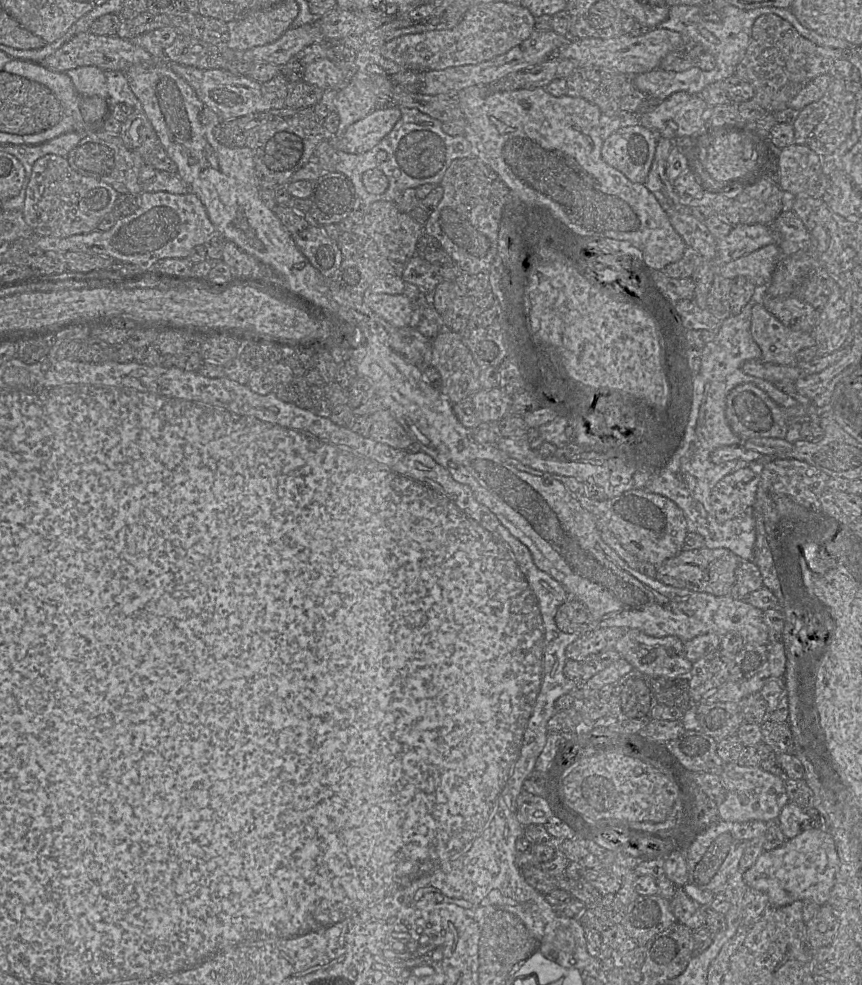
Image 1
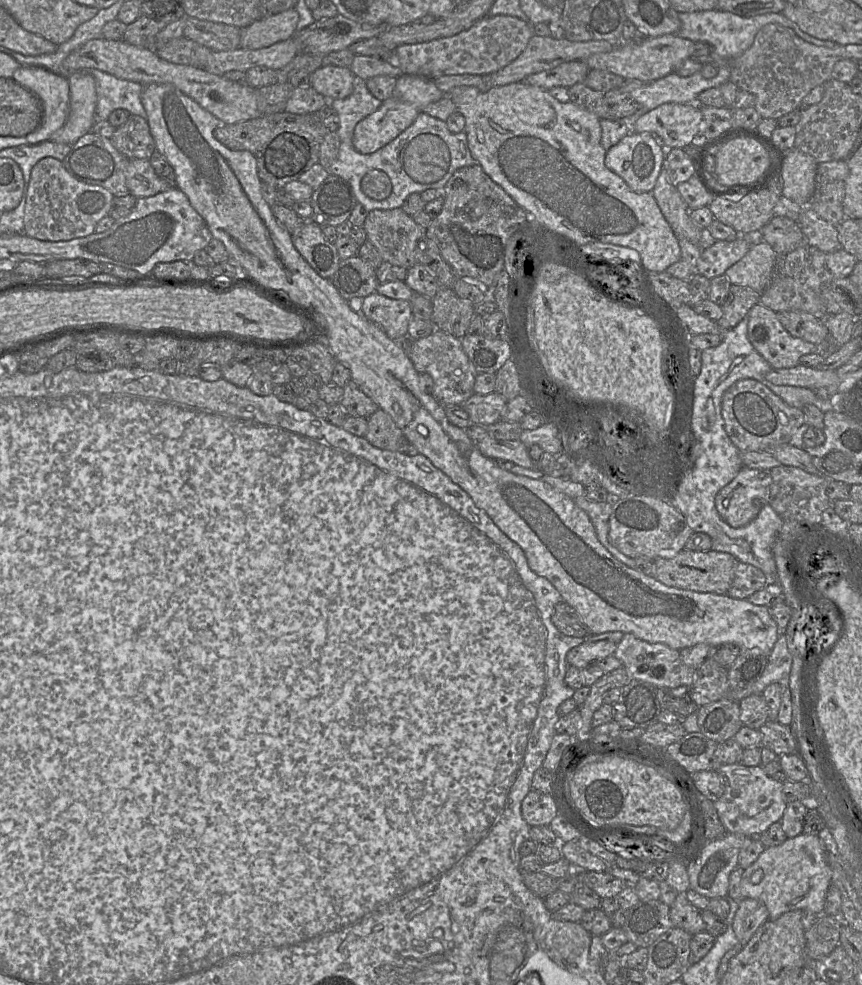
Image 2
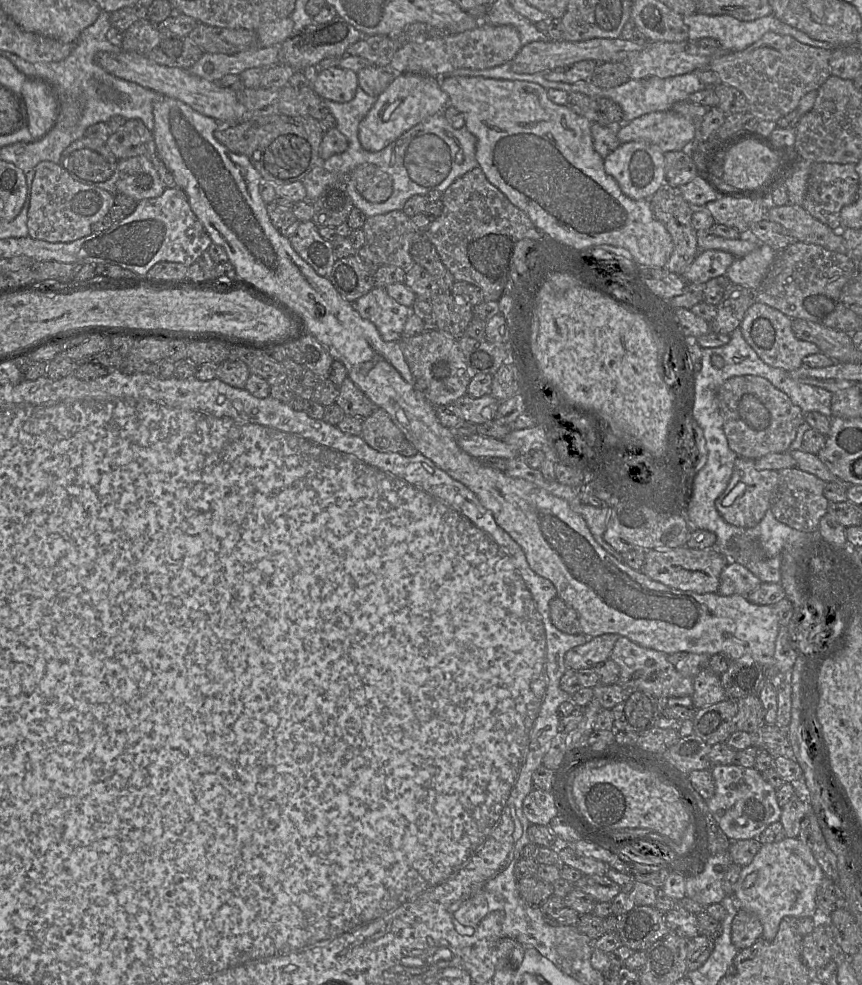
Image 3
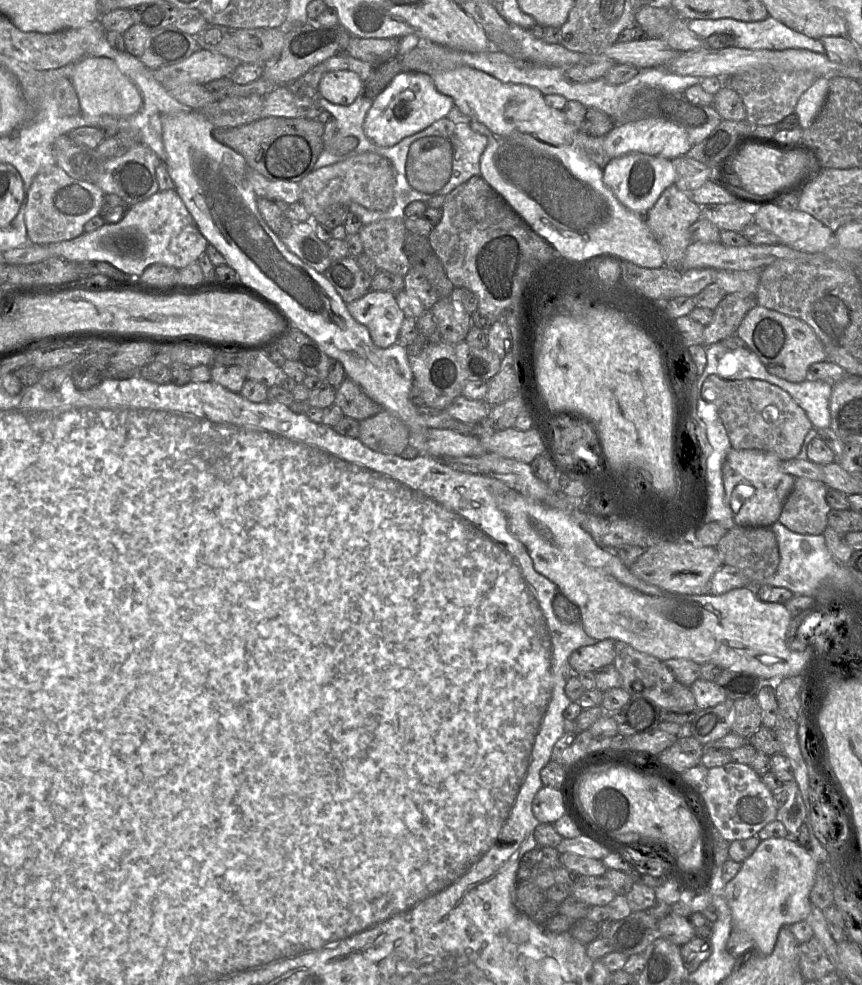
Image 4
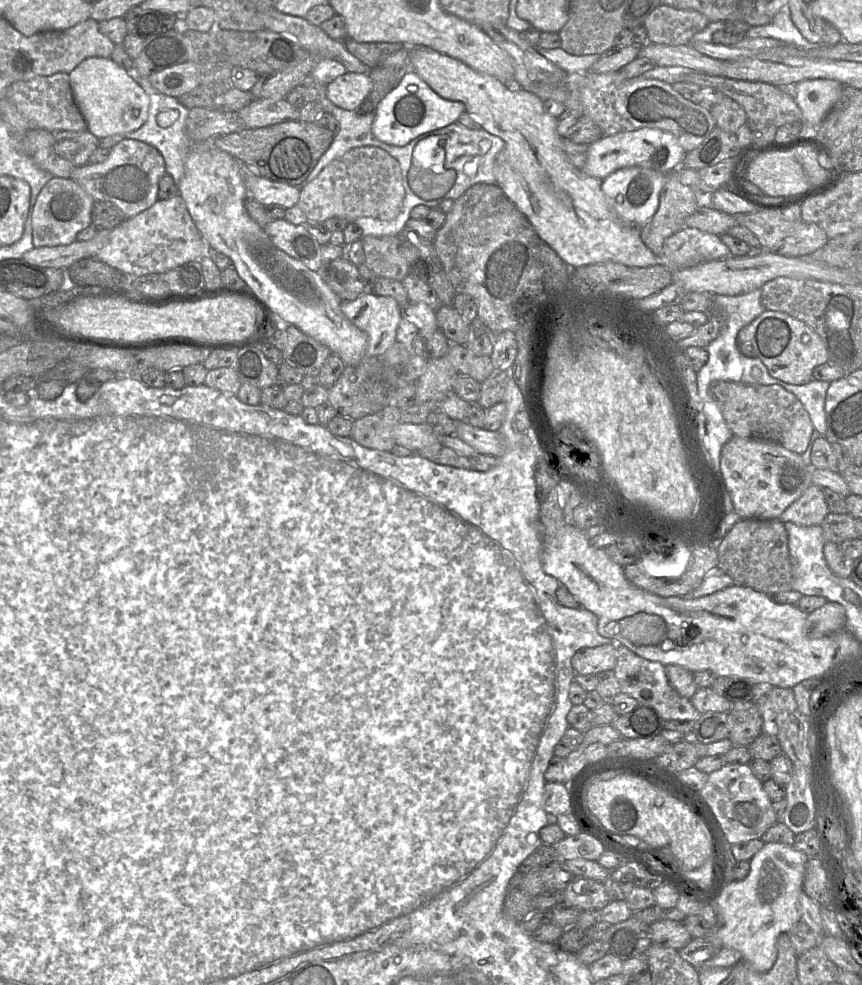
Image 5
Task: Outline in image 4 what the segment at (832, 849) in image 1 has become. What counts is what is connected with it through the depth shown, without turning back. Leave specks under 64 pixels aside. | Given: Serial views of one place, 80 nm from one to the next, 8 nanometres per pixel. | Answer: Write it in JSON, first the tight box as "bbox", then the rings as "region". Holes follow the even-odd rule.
{"bbox":[723,836,818,956],"region":[[[788,836],[762,840],[754,853],[741,864],[739,873],[724,885],[723,897],[732,913],[733,928],[747,933],[754,942],[754,949],[767,956],[773,952],[782,927],[807,919],[818,863]]]}

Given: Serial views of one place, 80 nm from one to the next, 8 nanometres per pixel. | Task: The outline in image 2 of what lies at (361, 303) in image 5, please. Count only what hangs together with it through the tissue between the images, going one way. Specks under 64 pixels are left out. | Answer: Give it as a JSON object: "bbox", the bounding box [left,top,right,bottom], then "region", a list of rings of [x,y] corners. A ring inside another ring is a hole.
{"bbox":[361,291,413,339],"region":[[[375,291],[362,299],[361,313],[380,326],[389,338],[408,339],[408,326],[413,316],[410,301],[388,298]]]}

